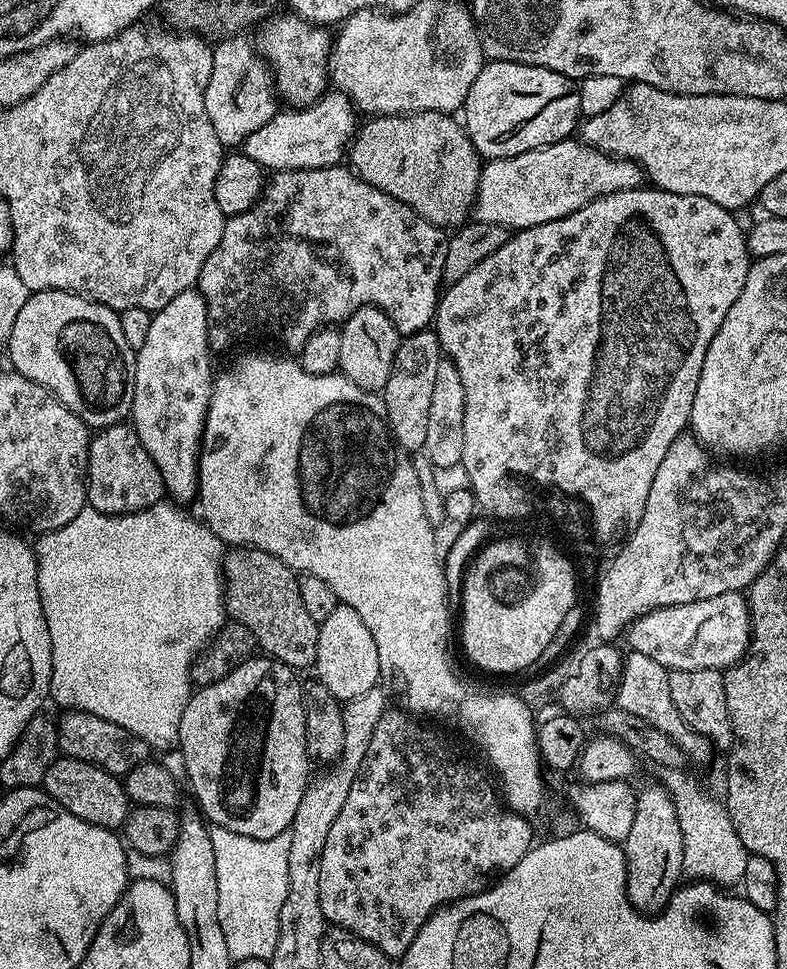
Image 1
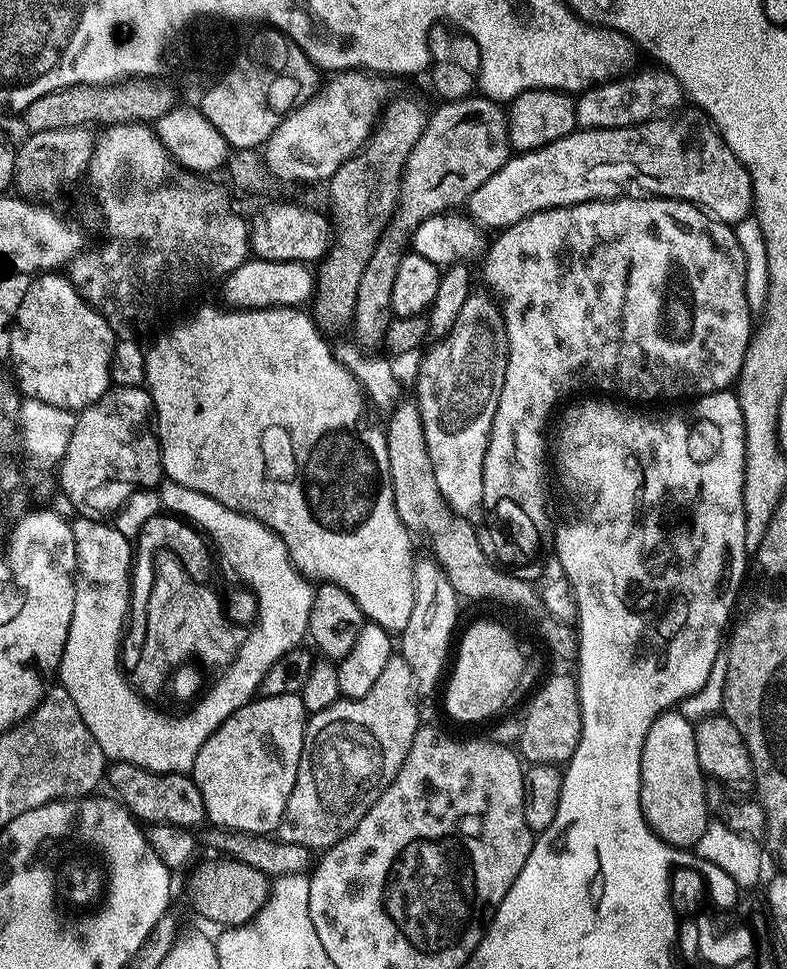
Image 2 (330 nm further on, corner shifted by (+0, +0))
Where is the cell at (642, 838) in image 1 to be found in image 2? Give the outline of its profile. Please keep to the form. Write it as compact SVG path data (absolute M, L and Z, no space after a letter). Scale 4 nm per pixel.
M669 710L660 713L660 717L650 726L646 734L646 742L642 750L640 763L640 805L642 814L652 831L673 848L681 850L695 849L698 838L706 830L710 822L710 805L706 795L706 774L700 769L696 753L696 730L690 721L679 712Z

